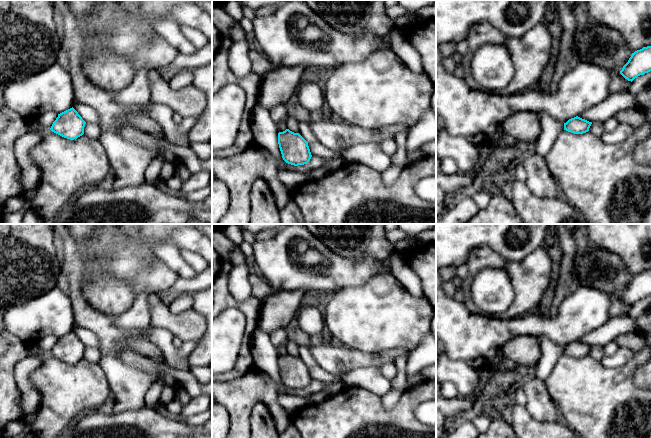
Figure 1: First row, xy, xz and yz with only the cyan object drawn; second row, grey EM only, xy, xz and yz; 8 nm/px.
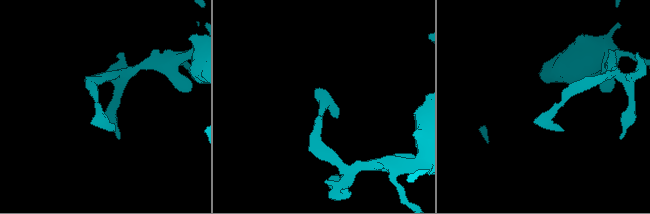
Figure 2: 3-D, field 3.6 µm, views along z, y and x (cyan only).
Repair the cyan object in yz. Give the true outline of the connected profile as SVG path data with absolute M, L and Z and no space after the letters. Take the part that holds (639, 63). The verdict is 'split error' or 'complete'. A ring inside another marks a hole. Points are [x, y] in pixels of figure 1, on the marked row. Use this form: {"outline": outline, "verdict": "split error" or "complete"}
{"outline": "M651 46L643 47L632 53L620 74L628 81L651 71Z", "verdict": "complete"}

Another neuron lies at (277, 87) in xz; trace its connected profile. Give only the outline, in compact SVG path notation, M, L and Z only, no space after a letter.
M297 65L266 73L261 80L256 104L268 111L276 105L285 104L294 97L302 74L307 68L310 67Z

